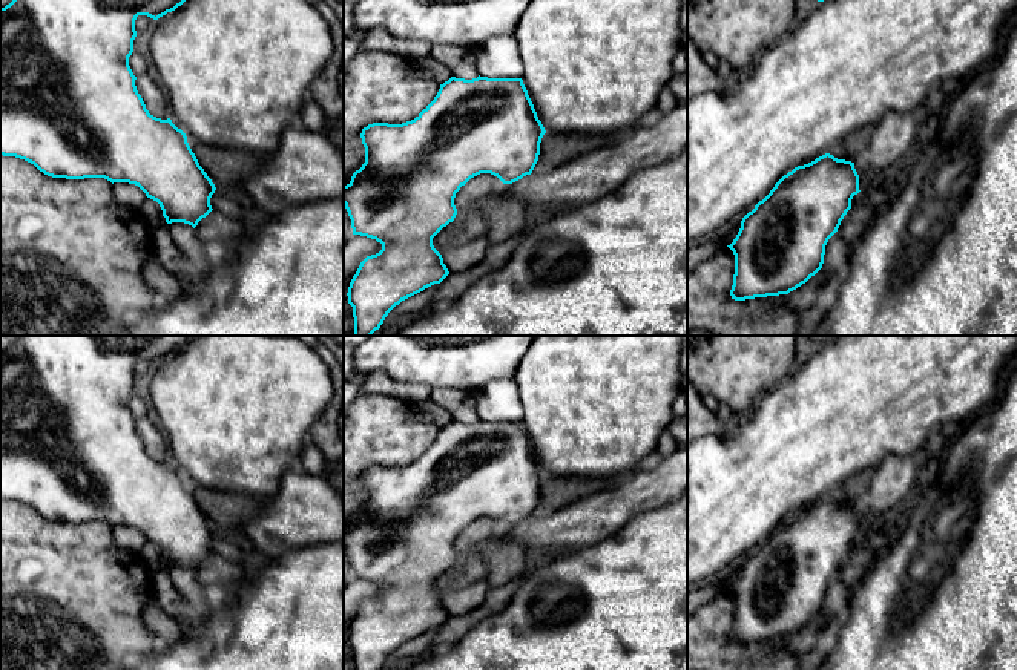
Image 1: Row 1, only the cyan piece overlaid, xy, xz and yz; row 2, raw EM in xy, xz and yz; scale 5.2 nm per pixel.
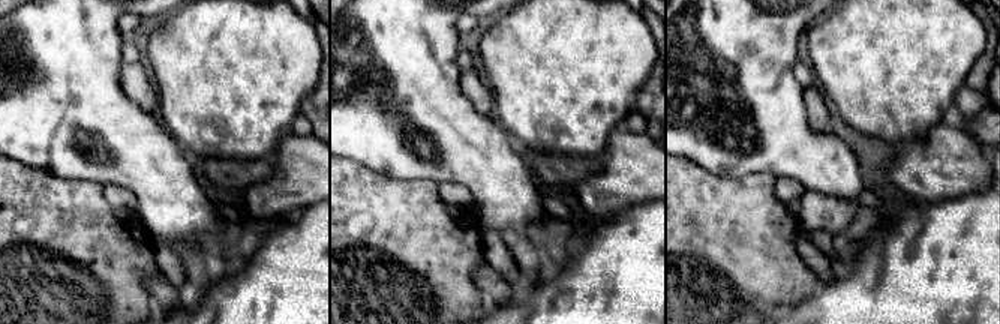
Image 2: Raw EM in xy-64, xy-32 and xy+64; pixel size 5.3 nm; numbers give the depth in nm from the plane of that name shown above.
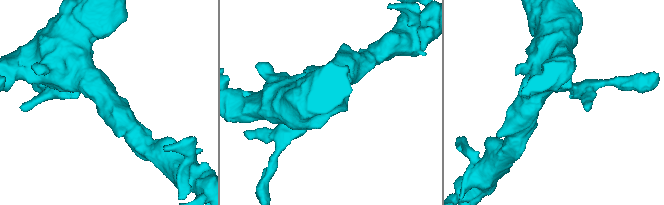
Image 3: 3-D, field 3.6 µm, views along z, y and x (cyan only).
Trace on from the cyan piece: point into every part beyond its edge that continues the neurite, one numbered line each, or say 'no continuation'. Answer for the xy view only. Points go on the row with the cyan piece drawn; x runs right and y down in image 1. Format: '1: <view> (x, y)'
no continuation

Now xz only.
no continuation

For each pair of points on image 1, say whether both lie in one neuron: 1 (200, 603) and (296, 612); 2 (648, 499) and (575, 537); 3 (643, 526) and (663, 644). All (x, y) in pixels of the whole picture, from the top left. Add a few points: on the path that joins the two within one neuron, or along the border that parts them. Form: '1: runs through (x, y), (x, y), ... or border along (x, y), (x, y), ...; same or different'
1: border along (218, 603), (201, 621); different
2: runs through (629, 499), (594, 518); same
3: runs through (660, 555), (663, 560), (663, 615); same

